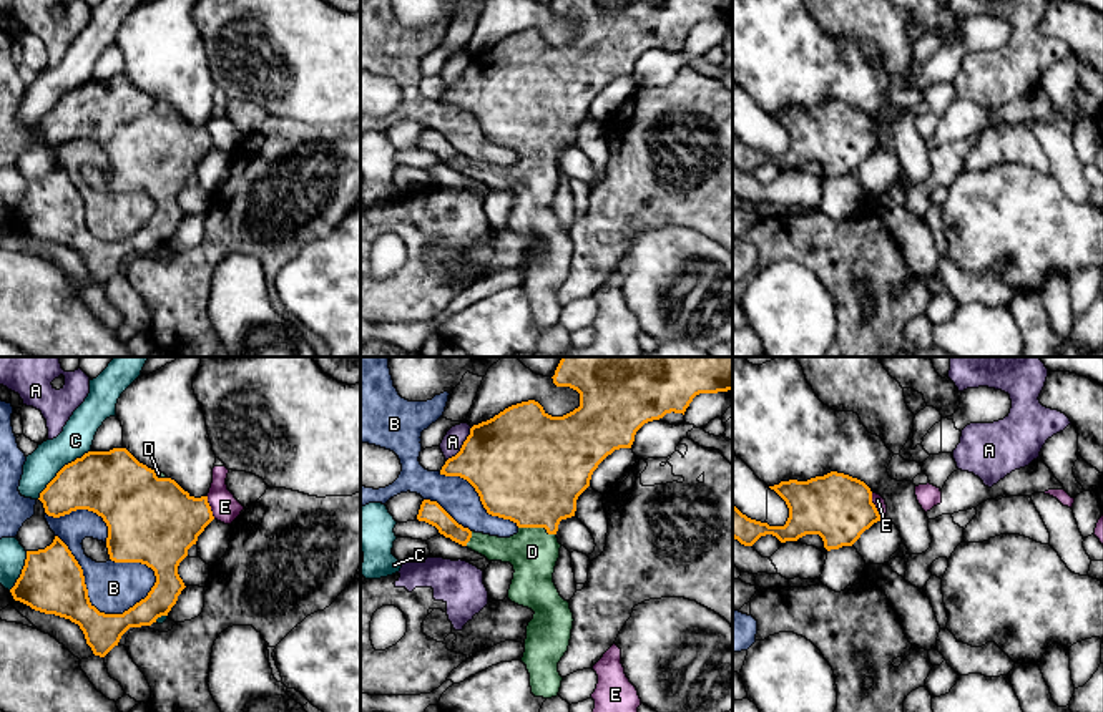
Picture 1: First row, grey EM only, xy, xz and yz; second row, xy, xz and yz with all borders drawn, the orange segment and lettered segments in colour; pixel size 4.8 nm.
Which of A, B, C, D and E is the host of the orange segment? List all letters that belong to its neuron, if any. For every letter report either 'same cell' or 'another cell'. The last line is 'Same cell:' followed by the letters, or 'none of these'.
A: another cell
B: another cell
C: another cell
D: same cell
E: another cell
Same cell: D

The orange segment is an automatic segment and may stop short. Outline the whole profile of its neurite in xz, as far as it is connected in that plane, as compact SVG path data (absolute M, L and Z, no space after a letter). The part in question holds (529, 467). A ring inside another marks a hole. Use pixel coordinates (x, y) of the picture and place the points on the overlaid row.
M561 357L555 375L556 387L580 393L580 407L563 417L548 415L535 402L512 405L493 418L473 425L460 451L440 470L445 476L467 480L488 514L510 519L518 533L498 538L470 531L458 524L437 501L424 500L417 514L440 534L485 556L510 563L513 579L508 599L532 609L522 662L530 674L535 697L556 697L563 677L558 662L571 639L573 612L555 583L560 558L556 531L561 519L575 516L578 496L590 486L598 465L620 448L631 448L636 432L666 413L683 413L699 393L733 390L733 357Z

